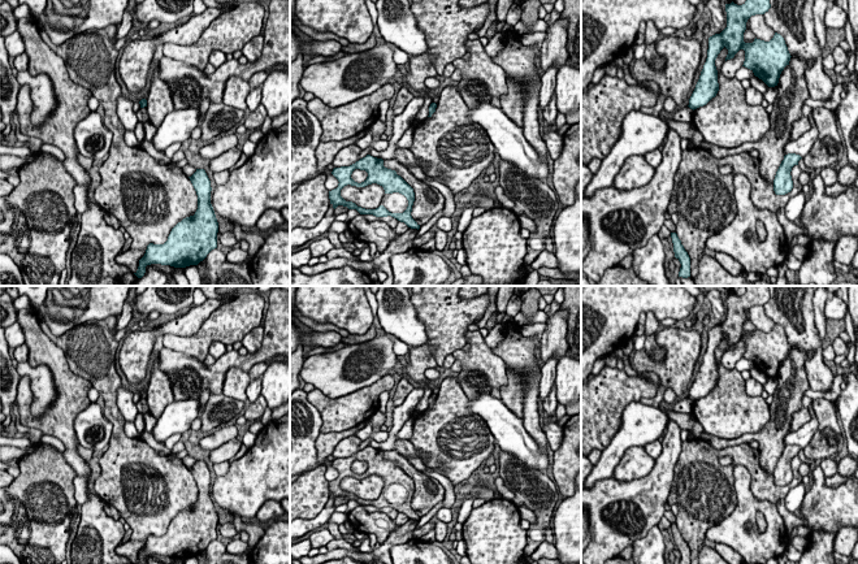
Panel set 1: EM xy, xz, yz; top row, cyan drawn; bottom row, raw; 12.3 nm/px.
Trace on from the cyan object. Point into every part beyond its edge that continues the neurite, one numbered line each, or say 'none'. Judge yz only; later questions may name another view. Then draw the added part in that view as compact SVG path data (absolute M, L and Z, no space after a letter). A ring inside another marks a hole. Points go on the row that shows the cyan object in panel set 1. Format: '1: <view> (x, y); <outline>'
none

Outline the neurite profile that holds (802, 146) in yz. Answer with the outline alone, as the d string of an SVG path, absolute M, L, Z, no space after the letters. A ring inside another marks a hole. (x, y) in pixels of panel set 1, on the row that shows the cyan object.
M812 112L807 116L811 122L811 129L803 133L797 140L792 140L784 146L784 153L796 153L802 159L810 152L818 139L819 131L812 118Z

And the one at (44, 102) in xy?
M27 70L17 73L18 83L30 87L32 112L31 123L40 126L57 108L57 97L51 78L47 74L31 75Z

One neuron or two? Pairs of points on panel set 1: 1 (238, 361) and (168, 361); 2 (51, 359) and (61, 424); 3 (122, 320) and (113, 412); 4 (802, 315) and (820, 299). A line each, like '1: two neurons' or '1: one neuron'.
1: one neuron
2: one neuron
3: two neurons
4: two neurons

